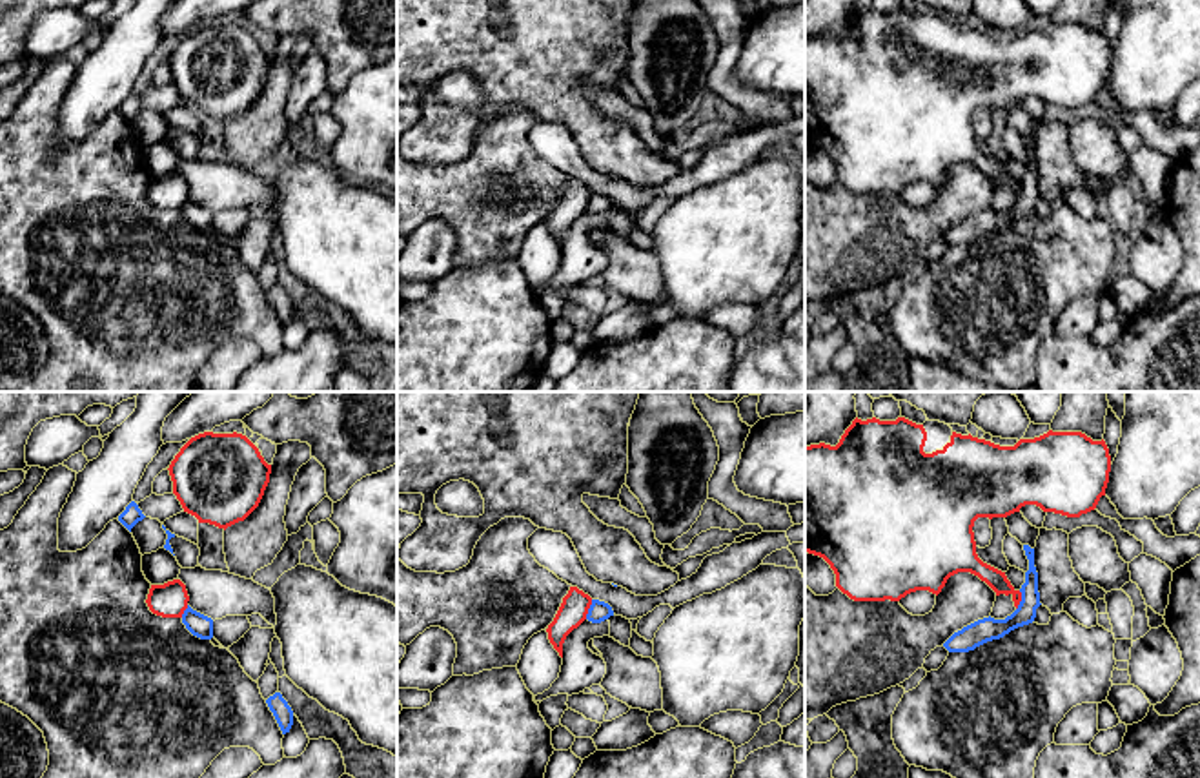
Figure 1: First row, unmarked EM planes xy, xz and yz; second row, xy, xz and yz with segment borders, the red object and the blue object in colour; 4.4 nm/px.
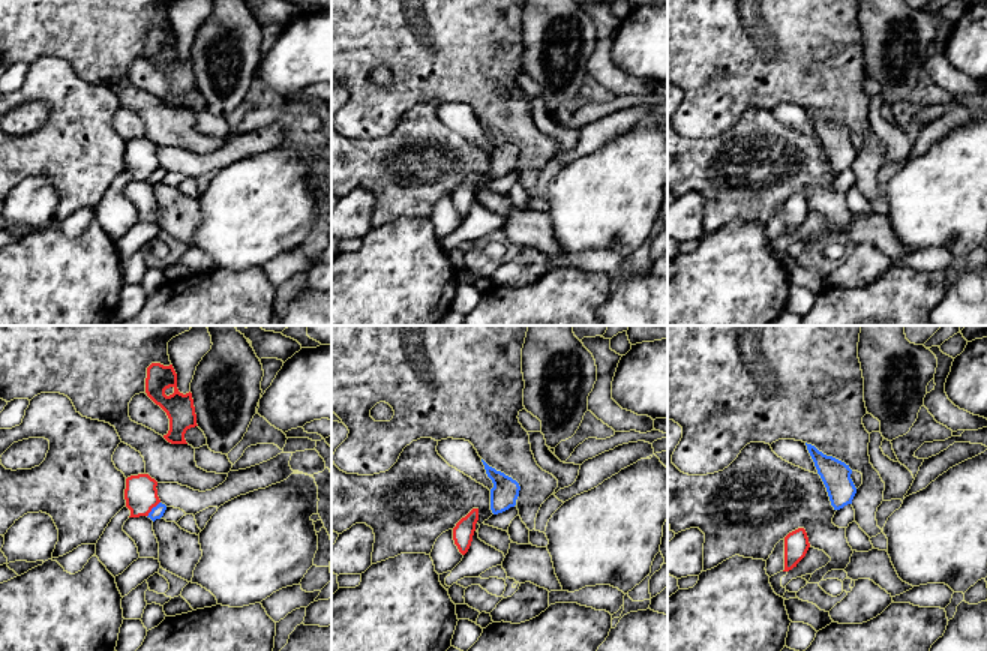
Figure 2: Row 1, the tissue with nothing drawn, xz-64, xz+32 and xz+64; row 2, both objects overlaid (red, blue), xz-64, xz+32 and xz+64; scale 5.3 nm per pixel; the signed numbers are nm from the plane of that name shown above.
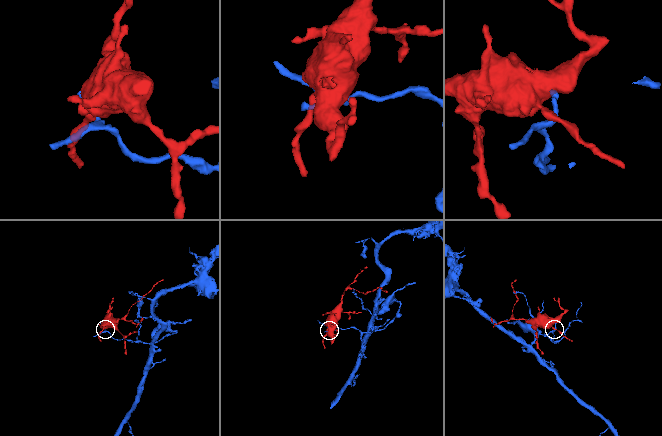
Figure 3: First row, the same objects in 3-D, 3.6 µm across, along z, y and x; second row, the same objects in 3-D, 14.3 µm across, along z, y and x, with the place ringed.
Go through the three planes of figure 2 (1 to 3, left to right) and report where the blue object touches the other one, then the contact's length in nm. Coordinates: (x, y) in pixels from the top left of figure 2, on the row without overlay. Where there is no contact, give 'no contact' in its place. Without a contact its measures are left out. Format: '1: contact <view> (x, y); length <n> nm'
1: contact xz-64 (152, 171); length 110 nm
2: no contact
3: no contact

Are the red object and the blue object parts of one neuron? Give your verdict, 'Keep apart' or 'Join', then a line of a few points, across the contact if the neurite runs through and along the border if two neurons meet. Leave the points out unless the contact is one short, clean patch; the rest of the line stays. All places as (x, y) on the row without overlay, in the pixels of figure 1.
Keep apart. Line: xz (592, 192), (585, 210)

